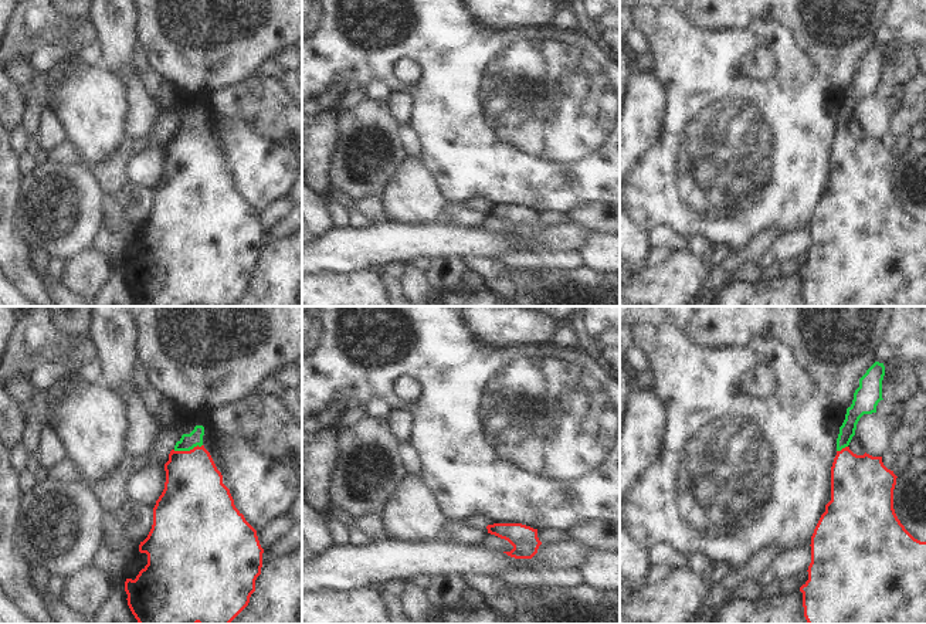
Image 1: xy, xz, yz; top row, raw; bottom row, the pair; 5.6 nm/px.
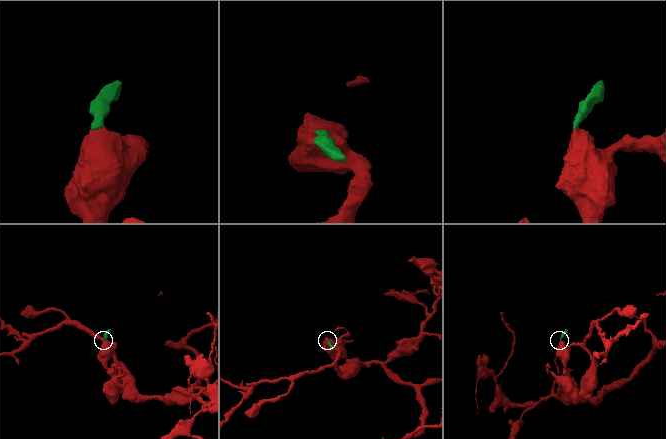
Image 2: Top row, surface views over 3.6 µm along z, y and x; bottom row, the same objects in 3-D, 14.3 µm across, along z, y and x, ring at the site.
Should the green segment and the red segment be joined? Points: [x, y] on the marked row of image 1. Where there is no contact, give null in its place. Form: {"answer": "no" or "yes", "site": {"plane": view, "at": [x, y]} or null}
{"answer": "yes", "site": {"plane": "xy", "at": [187, 450]}}

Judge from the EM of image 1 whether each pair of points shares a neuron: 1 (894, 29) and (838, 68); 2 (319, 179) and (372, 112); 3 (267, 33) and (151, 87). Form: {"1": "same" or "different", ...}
{"1": "different", "2": "different", "3": "different"}

